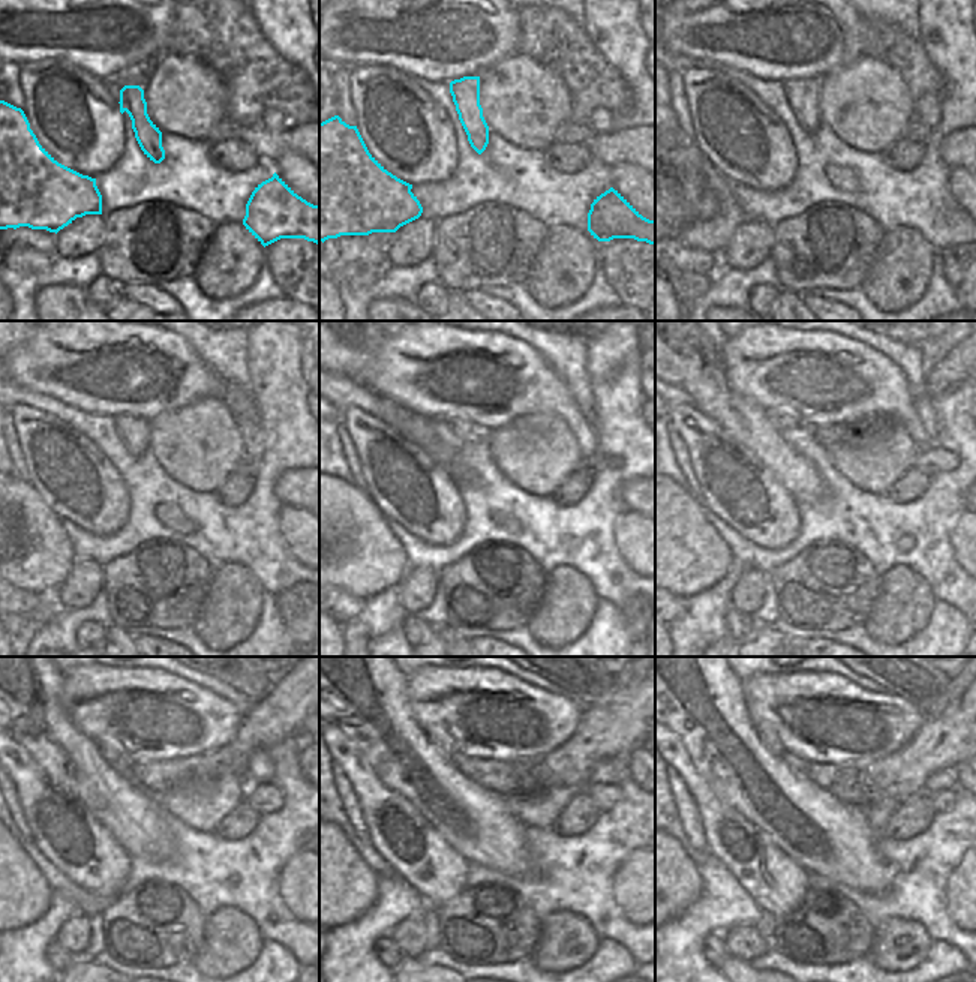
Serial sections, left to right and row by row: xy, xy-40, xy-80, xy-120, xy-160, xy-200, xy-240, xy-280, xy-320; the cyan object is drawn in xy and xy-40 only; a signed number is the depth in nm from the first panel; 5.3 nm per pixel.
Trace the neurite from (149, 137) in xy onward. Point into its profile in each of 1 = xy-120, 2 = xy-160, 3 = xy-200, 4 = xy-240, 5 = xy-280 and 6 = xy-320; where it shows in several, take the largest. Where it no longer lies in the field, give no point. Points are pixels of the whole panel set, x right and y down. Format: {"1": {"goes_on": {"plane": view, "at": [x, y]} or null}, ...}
{"1": {"goes_on": {"plane": "xy-120", "at": [134, 432]}}, "2": {"goes_on": {"plane": "xy-160", "at": [464, 429]}}, "3": {"goes_on": {"plane": "xy-200", "at": [781, 419]}}, "4": {"goes_on": {"plane": "xy-240", "at": [110, 751]}}, "5": {"goes_on": {"plane": "xy-280", "at": [440, 739]}}, "6": {"goes_on": {"plane": "xy-320", "at": [766, 735]}}}

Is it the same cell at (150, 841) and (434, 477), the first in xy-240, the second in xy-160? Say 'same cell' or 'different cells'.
different cells

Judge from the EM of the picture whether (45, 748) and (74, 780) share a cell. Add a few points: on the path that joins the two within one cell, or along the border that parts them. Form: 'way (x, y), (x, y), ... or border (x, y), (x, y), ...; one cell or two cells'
way (53, 756), (68, 772); one cell

